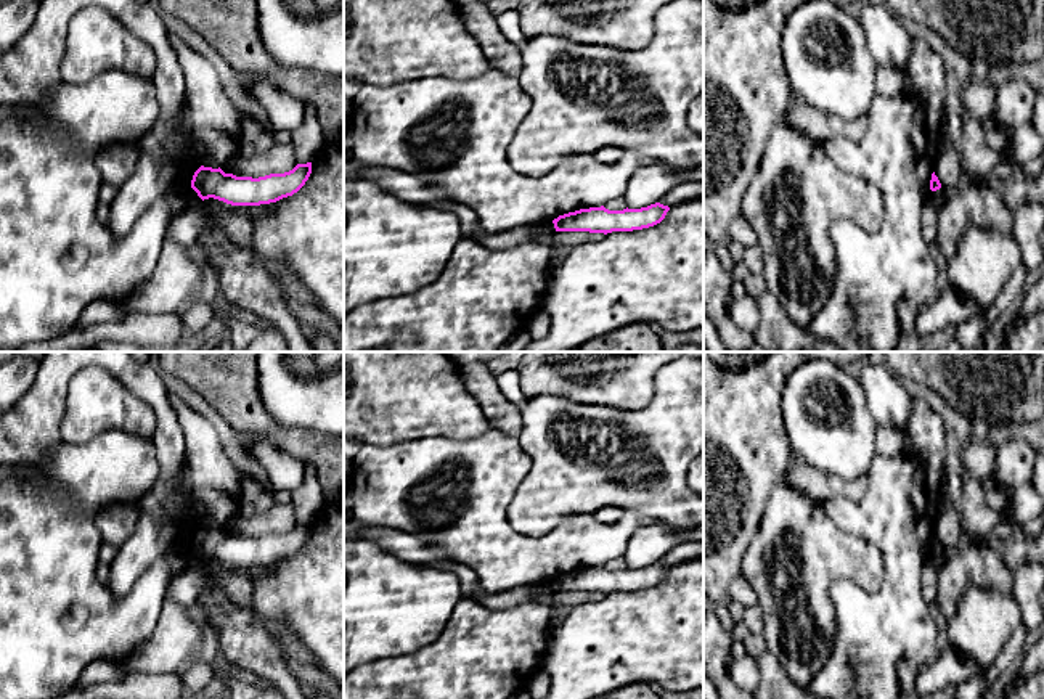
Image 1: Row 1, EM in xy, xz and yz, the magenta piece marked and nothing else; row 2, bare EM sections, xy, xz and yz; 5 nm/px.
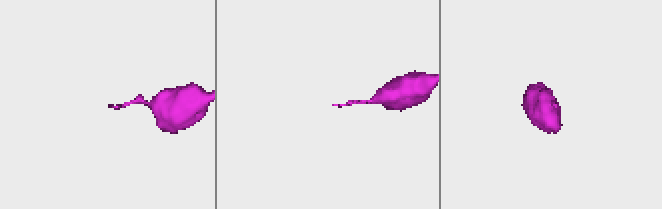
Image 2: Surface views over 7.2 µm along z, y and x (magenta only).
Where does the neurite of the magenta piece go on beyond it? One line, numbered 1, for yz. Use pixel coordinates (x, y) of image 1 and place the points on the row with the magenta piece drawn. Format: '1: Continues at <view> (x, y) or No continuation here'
1: No continuation here

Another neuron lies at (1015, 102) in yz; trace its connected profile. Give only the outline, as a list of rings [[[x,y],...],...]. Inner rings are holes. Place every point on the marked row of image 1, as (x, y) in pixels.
[[[1002,79],[996,98],[994,114],[1005,133],[1033,122],[1036,90],[1025,80]]]

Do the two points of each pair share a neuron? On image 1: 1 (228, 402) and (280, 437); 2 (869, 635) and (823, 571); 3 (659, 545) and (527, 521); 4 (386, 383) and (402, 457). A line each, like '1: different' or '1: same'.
1: same
2: different
3: different
4: different

